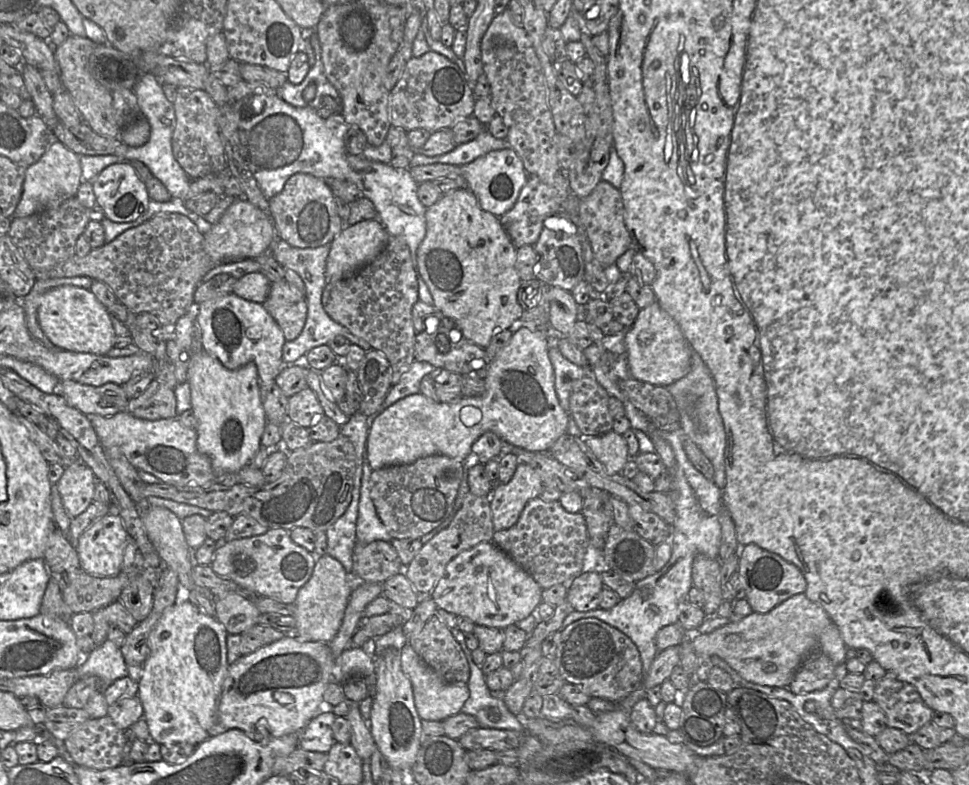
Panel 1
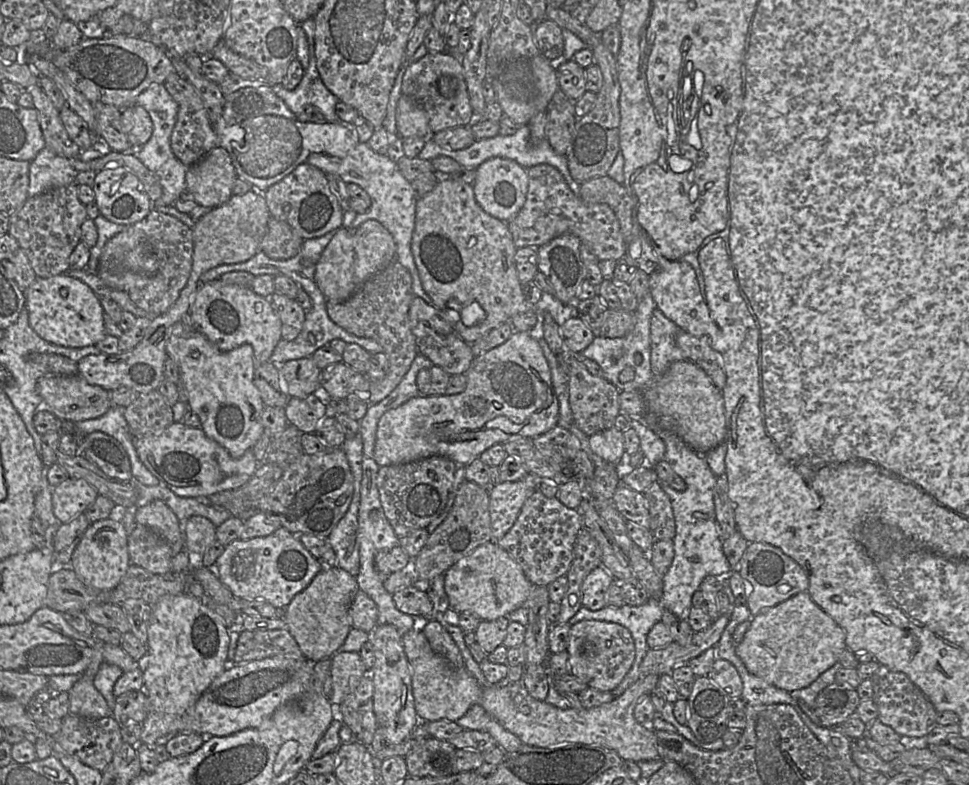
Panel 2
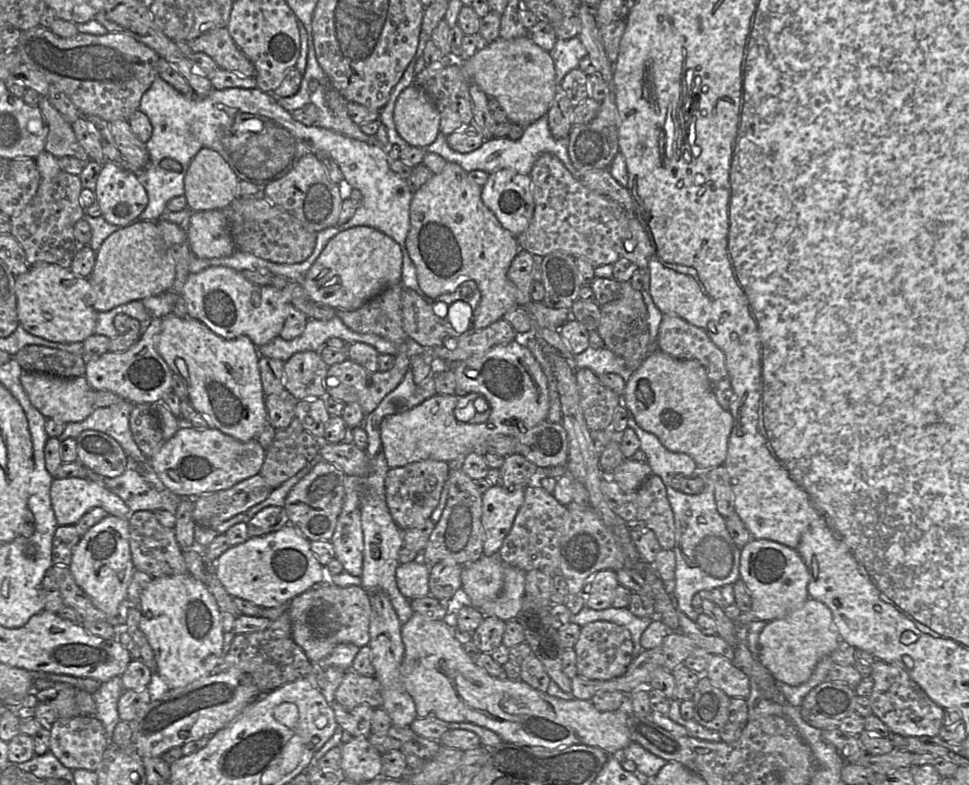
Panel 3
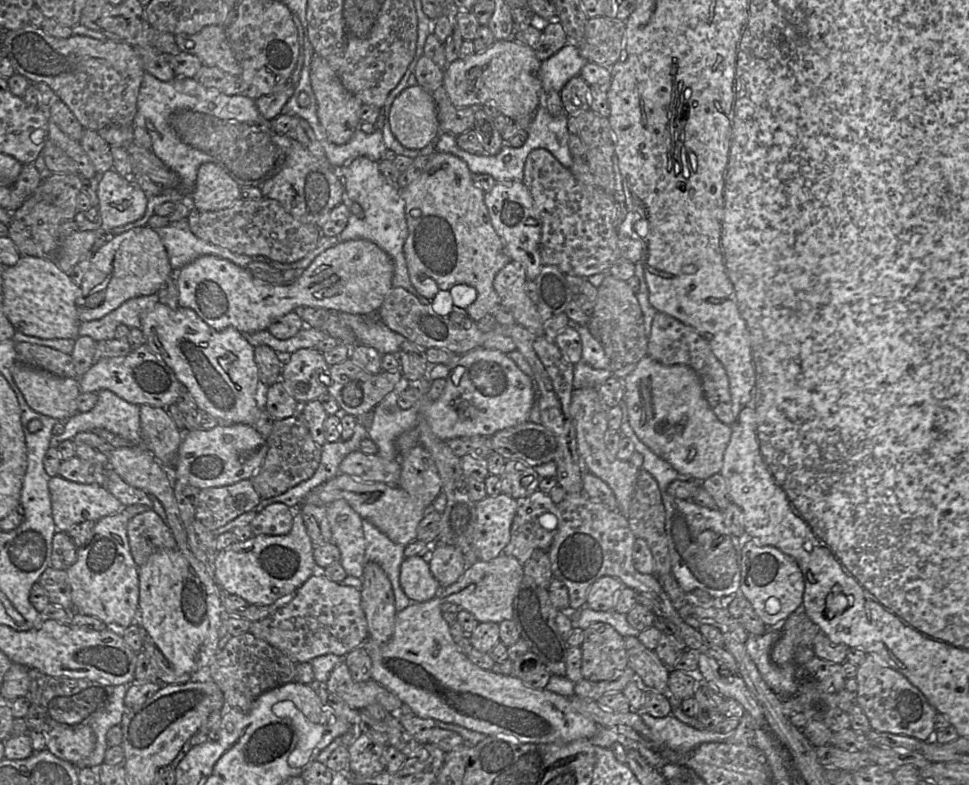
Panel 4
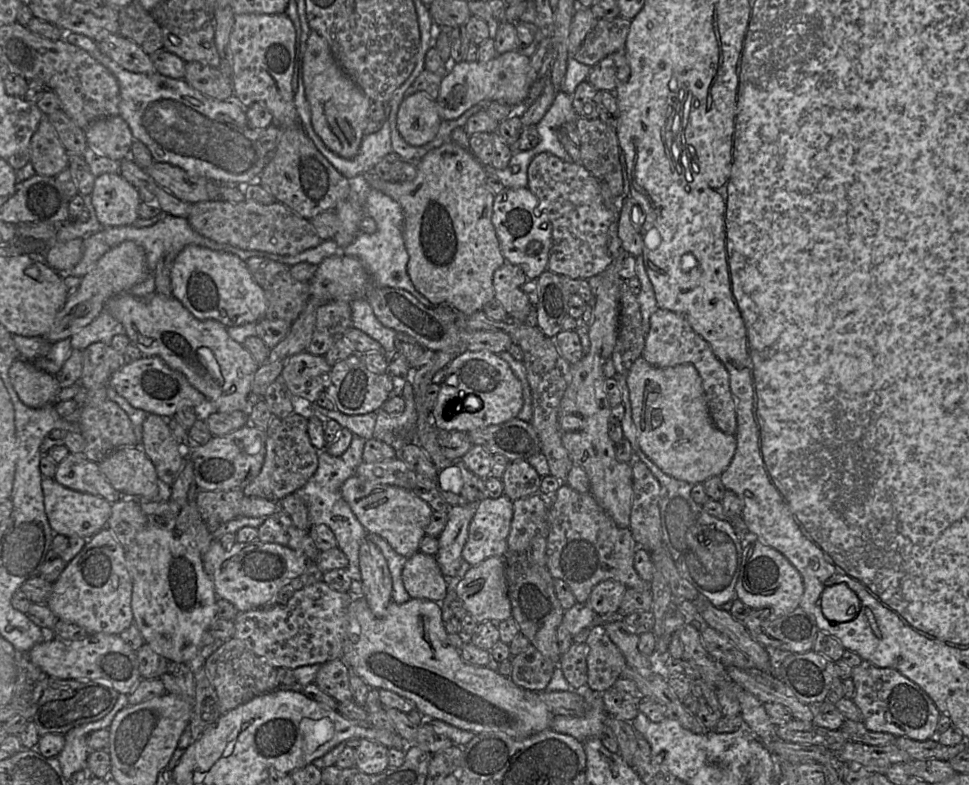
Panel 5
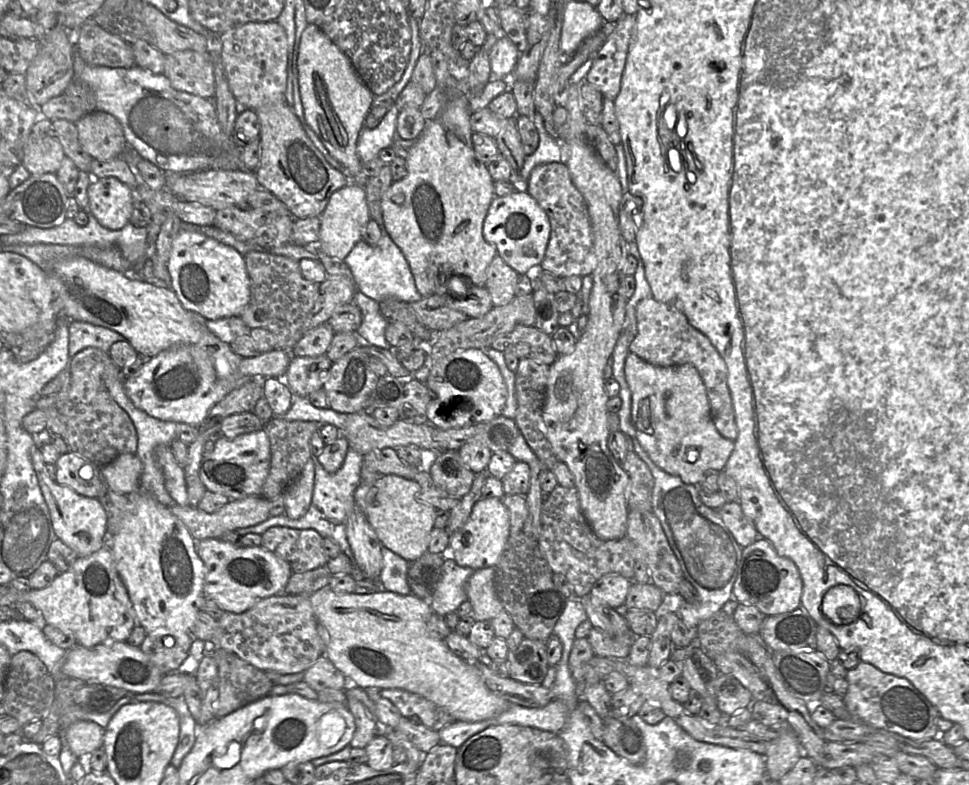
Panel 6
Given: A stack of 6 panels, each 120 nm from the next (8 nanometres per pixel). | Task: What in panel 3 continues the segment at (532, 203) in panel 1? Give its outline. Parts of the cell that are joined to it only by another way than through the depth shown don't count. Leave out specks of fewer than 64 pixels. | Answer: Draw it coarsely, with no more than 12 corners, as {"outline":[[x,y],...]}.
{"outline":[[557,156],[529,175],[534,213],[516,236],[535,257],[593,267],[624,257],[629,216]]}

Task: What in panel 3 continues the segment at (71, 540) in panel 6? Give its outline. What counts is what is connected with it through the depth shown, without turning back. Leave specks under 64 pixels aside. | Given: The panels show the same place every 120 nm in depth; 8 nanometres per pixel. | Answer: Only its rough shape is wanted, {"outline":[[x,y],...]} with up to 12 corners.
{"outline":[[55,477],[50,496],[57,523],[76,525],[101,507],[128,518],[125,502],[101,480]]}

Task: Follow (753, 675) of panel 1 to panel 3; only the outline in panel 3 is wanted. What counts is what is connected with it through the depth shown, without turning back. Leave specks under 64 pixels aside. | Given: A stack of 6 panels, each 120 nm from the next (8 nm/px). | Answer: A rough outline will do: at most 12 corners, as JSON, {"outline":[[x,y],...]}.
{"outline":[[808,598],[759,635],[758,661],[775,680],[809,679],[840,634]]}

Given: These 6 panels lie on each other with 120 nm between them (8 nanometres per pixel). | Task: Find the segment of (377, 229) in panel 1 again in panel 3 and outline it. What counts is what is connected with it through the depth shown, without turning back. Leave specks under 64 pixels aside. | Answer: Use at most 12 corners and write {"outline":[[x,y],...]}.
{"outline":[[369,226],[332,237],[302,284],[353,311],[401,283],[399,244]]}

